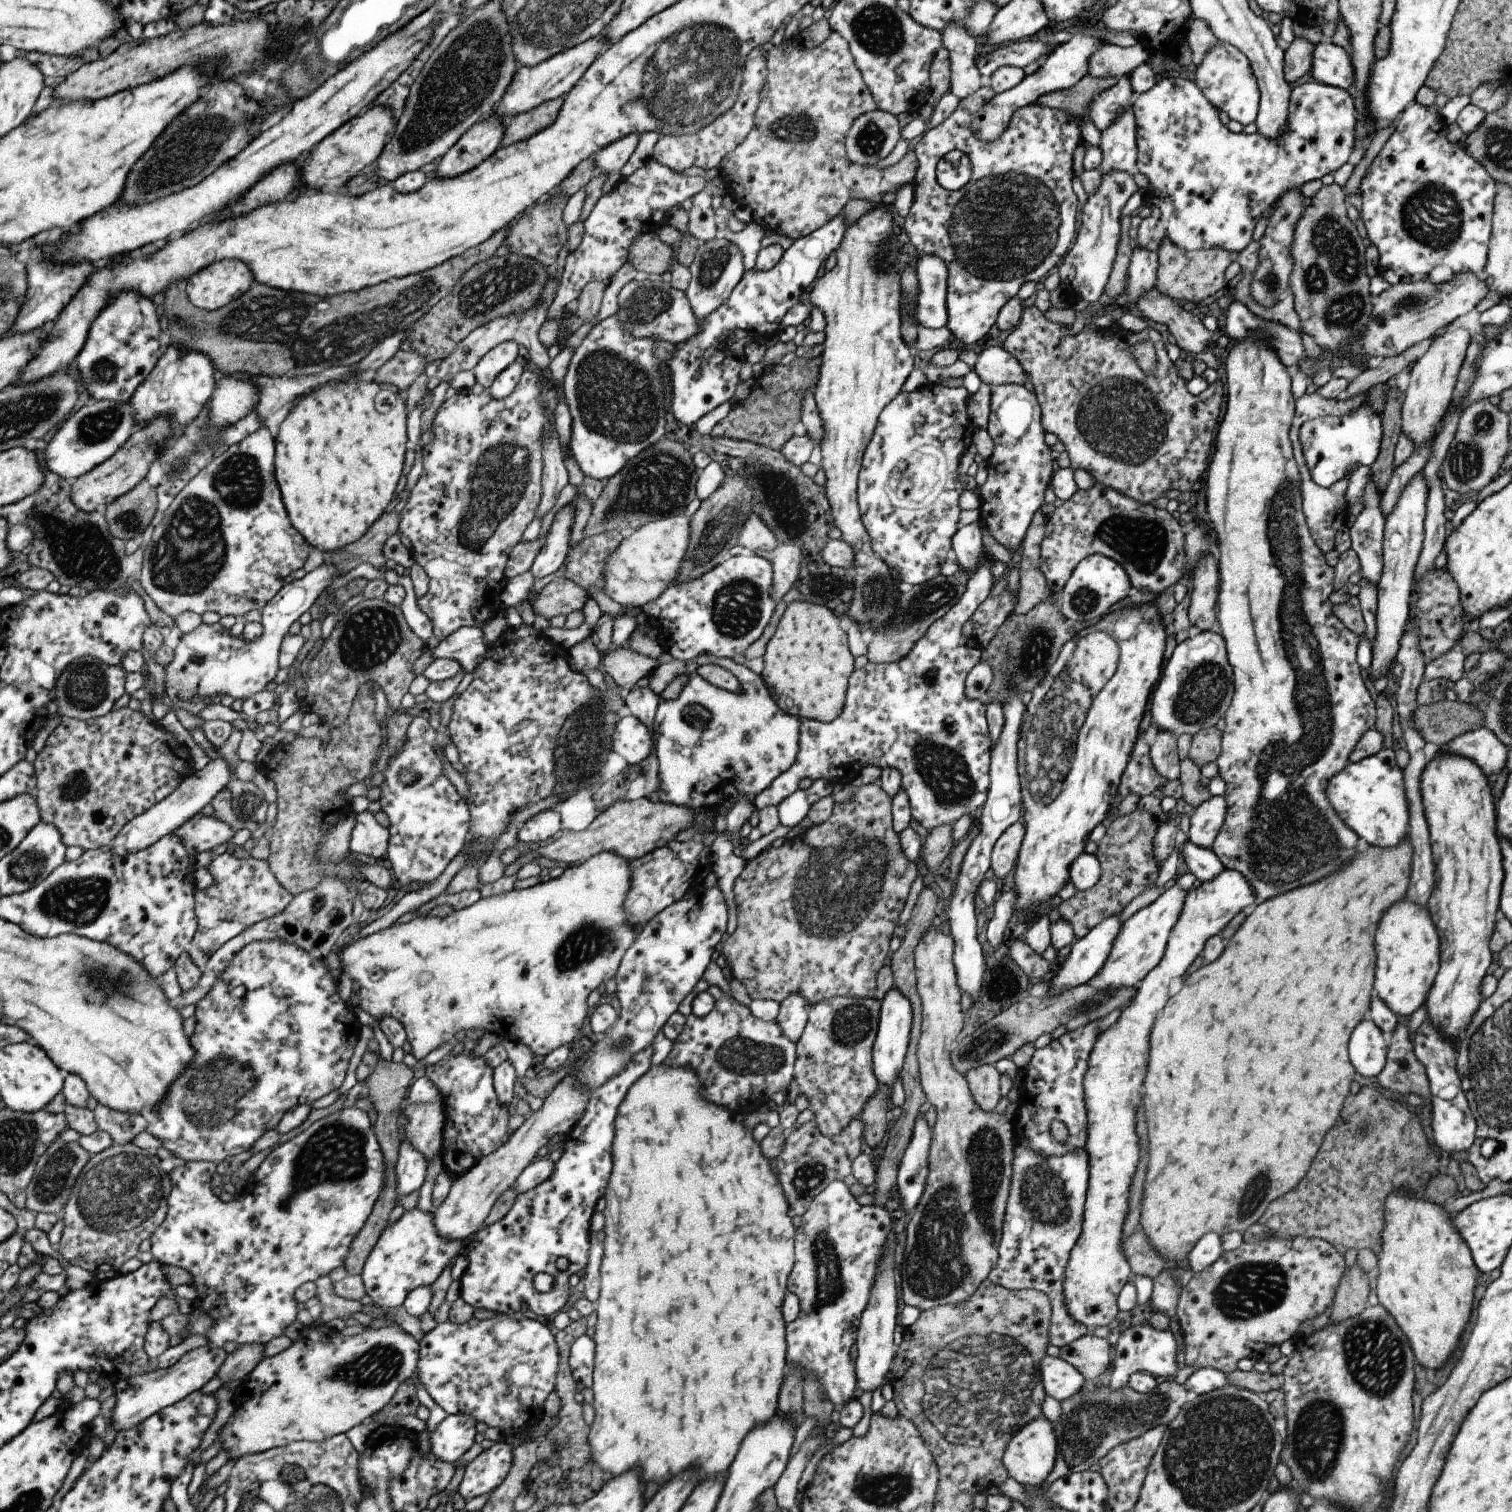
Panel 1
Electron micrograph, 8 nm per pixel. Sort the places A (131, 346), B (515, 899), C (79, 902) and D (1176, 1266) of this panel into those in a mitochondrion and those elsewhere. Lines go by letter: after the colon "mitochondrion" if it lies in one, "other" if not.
A: other
B: other
C: mitochondrion
D: other

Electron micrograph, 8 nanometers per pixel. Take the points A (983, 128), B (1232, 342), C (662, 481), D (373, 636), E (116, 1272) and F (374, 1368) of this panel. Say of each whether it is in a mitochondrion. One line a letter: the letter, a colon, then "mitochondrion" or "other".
A: other
B: other
C: mitochondrion
D: mitochondrion
E: other
F: mitochondrion

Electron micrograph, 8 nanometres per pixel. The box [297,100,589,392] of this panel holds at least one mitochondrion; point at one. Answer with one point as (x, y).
(495, 286)

